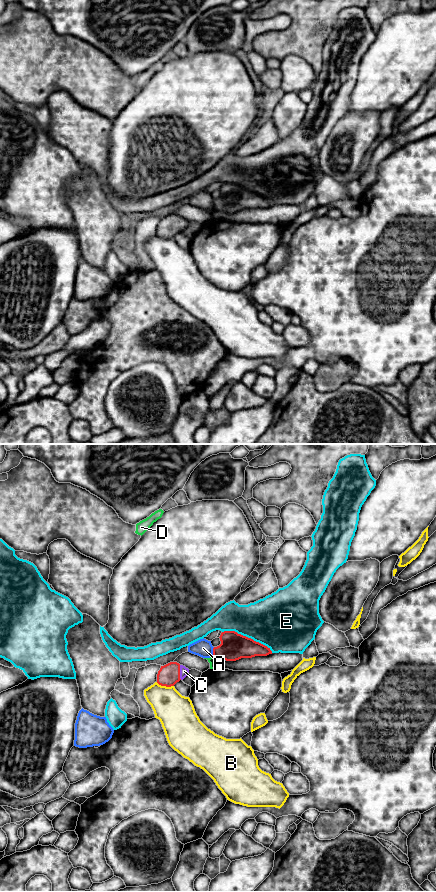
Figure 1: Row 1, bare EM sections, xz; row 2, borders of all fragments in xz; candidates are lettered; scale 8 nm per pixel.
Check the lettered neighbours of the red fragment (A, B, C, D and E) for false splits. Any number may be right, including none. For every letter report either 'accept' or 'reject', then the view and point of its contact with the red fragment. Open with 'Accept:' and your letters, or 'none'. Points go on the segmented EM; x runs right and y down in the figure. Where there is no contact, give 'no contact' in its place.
Accept: C
A: reject; meets red in xz at (213, 652)
B: reject; meets red in xz at (165, 685)
C: accept; meets red in xz at (179, 672)
D: reject; meets red in xz at (214, 657)
E: reject; meets red in xz at (247, 637)

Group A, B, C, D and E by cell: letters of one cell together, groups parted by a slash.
A / B / C / D / E

